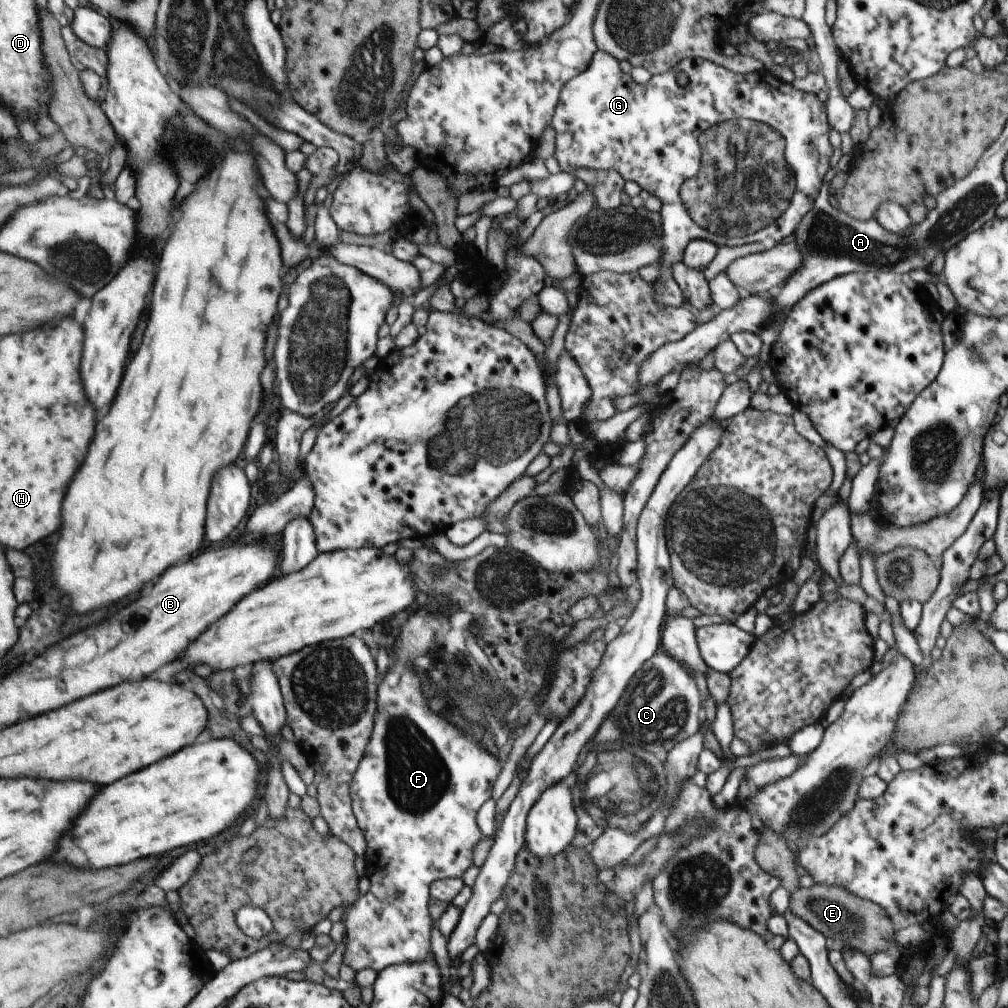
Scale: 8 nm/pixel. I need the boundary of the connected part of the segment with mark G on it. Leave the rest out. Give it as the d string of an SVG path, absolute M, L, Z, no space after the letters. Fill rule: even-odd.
M596 50L587 70L573 77L571 82L563 88L556 107L556 114L553 115L552 125L554 132L554 153L553 156L564 173L572 173L577 168L587 170L615 170L624 180L633 180L638 186L647 190L650 196L654 196L660 202L659 222L661 225L660 248L663 249L663 256L658 260L658 275L652 282L652 297L660 307L677 308L684 304L684 295L680 285L676 283L672 275L672 267L682 259L683 252L689 242L693 240L709 240L717 248L725 245L728 247L740 246L749 243L758 243L765 239L781 243L791 237L795 227L806 212L813 208L815 197L821 186L821 178L829 168L828 158L833 154L827 142L829 126L828 118L825 118L823 104L817 100L817 95L806 93L795 89L789 81L783 81L775 77L771 72L765 71L762 77L755 75L746 76L733 73L721 65L713 64L711 61L694 58L680 60L670 71L660 75L651 75L647 82L635 83L628 73L619 69L618 62L609 53ZM677 74L685 74L687 83L679 86Z

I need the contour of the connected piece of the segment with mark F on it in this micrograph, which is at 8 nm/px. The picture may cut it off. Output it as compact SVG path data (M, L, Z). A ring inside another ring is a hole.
M420 608L414 613L411 613L405 622L400 626L398 635L395 637L394 643L390 649L391 659L388 669L381 677L380 686L377 687L377 712L375 714L375 725L372 727L371 740L367 744L365 755L359 762L355 778L352 780L352 807L357 817L358 827L368 843L368 848L364 852L364 862L366 875L369 880L369 891L357 899L357 902L347 910L345 918L345 926L348 932L346 936L346 951L344 954L344 964L350 966L355 971L364 969L373 969L375 972L383 971L385 967L393 966L395 963L408 963L422 961L429 952L429 928L431 928L430 914L427 914L427 888L431 888L429 884L437 879L459 878L467 868L472 865L472 850L473 846L481 840L482 834L479 828L475 826L475 812L477 808L491 796L491 778L497 778L497 774L501 772L497 758L493 754L487 754L485 748L467 732L455 728L453 724L449 724L447 720L439 718L435 712L429 710L427 700L421 692L419 680L413 672L413 660L427 654L433 644L434 633L429 628L429 622L435 618L430 611Z

